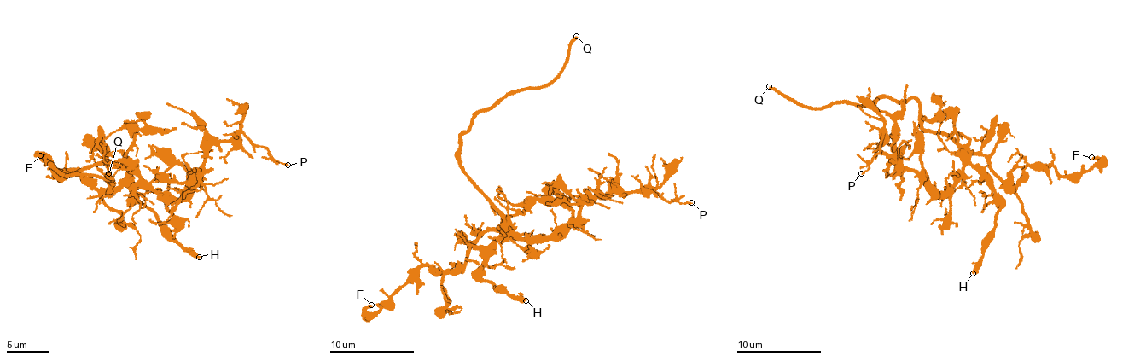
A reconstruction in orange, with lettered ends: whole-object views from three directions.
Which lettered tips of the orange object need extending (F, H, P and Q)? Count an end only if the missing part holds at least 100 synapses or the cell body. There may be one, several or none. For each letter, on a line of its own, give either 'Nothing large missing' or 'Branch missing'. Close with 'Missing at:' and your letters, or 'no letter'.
F: Nothing large missing
H: Nothing large missing
P: Nothing large missing
Q: Branch missing
Missing at: Q

